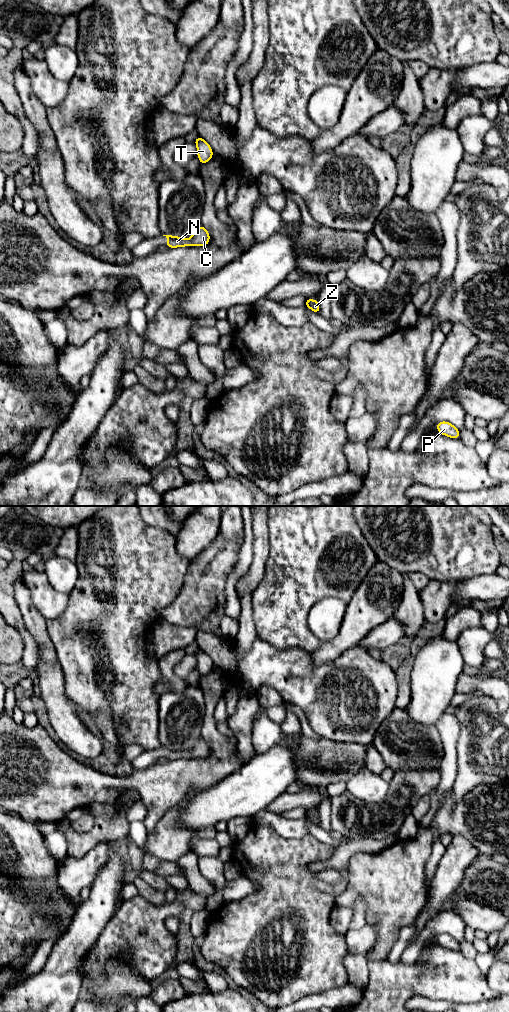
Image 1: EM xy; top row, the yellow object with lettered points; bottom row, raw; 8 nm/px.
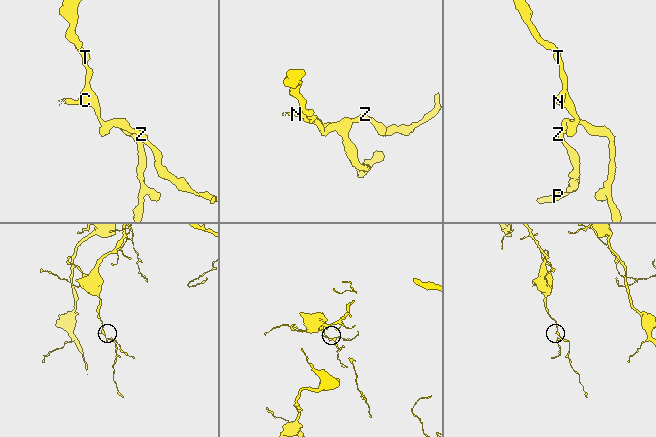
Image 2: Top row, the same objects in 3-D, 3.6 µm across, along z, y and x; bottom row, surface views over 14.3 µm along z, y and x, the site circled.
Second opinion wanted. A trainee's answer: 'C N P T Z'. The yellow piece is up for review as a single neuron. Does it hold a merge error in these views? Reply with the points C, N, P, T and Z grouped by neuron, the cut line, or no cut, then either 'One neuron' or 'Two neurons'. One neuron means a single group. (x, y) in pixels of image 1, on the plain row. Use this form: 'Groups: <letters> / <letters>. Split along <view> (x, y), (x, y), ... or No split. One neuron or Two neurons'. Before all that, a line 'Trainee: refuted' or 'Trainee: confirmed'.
Trainee: confirmed
Groups: C N P T Z. No split. One neuron

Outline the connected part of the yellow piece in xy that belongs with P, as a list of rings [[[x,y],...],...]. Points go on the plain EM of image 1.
[[[441,933],[436,936],[436,940],[438,945],[454,950],[454,951],[459,951],[460,950],[460,943],[458,940],[456,940],[454,937],[452,937],[448,933]]]

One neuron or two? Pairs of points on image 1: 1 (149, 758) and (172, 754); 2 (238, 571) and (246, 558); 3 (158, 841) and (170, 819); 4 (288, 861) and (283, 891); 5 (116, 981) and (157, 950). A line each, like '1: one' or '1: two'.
1: one
2: one
3: one
4: one
5: two

